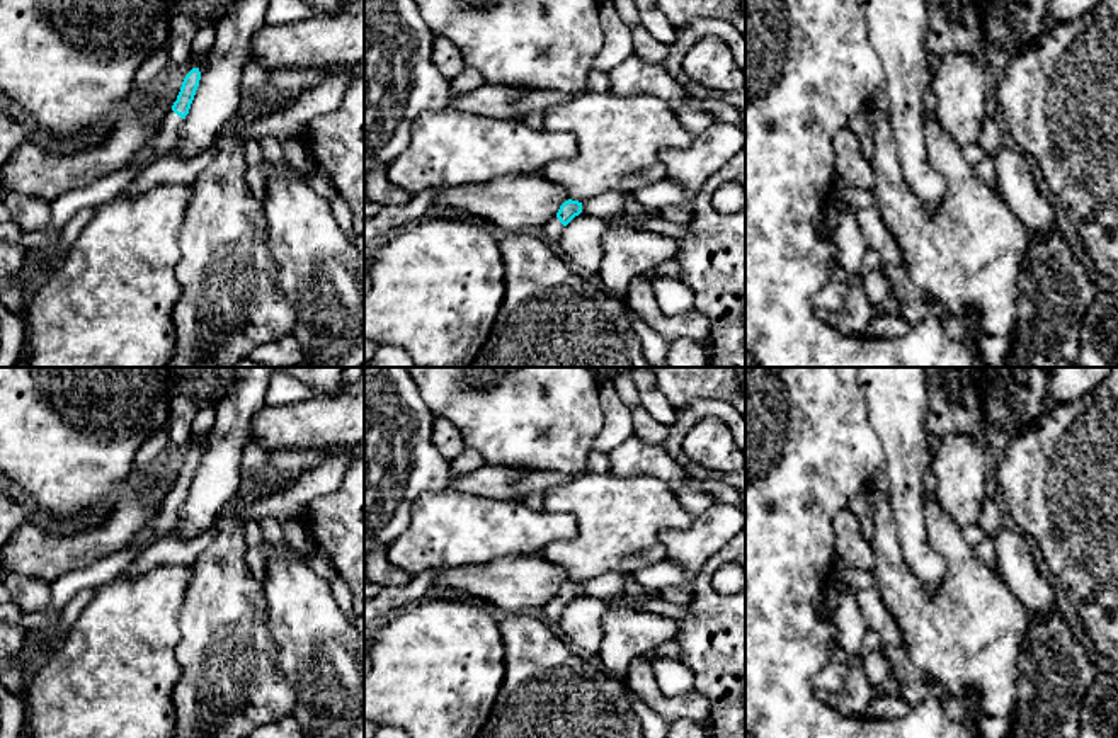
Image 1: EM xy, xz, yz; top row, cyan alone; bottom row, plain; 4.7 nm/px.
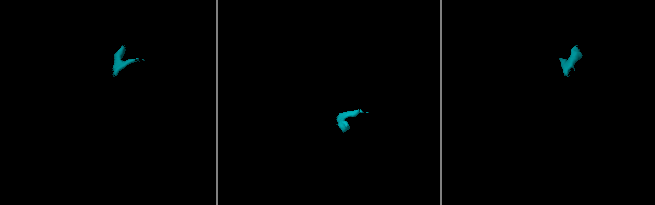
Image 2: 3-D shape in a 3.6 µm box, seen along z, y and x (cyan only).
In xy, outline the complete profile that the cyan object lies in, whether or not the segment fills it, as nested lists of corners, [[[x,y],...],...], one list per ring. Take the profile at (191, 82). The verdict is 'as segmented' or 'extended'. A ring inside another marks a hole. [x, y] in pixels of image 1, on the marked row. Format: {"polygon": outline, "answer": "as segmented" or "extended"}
{"polygon": [[[192,68],[185,75],[177,100],[162,121],[160,131],[155,136],[155,139],[148,143],[145,148],[141,148],[128,165],[141,165],[158,155],[165,155],[170,150],[177,148],[180,126],[185,116],[189,114],[196,90],[199,87],[199,80],[199,68]]], "answer": "extended"}

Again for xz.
{"polygon": [[[565,201],[556,216],[548,223],[545,224],[541,230],[543,230],[543,236],[545,238],[550,238],[550,240],[558,240],[563,228],[575,218],[582,213],[582,202],[579,201]]], "answer": "extended"}

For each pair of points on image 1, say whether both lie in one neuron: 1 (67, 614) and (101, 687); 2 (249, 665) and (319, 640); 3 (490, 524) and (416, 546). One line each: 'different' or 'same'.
1: different
2: different
3: same

